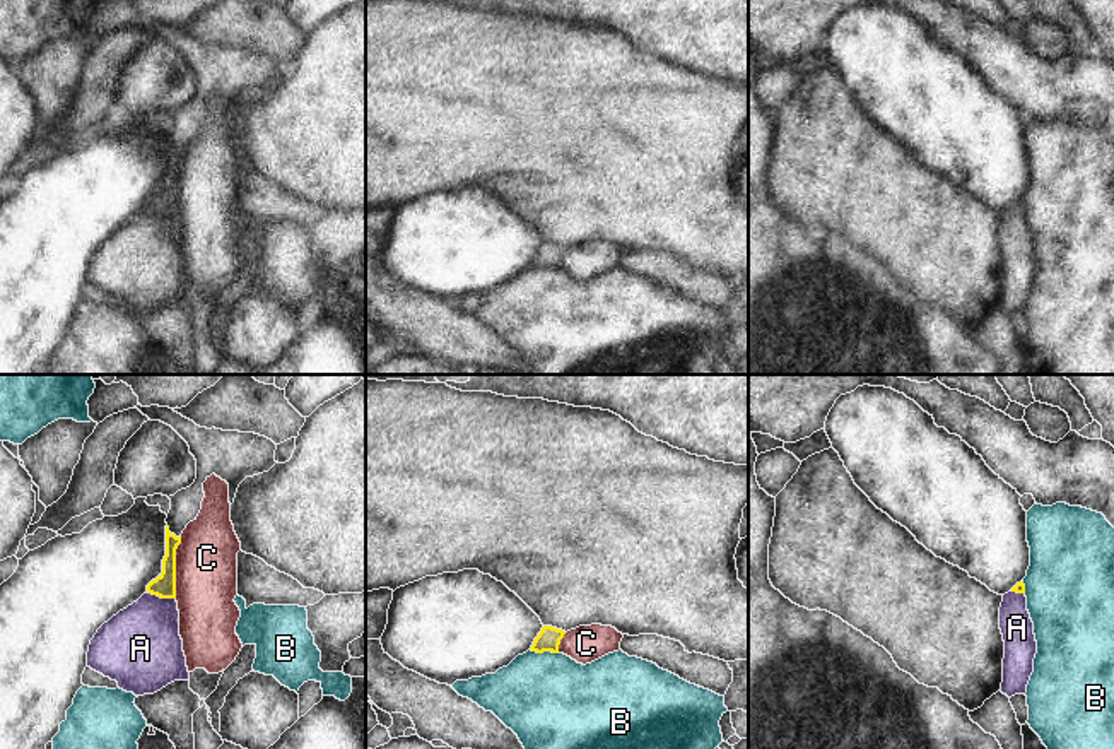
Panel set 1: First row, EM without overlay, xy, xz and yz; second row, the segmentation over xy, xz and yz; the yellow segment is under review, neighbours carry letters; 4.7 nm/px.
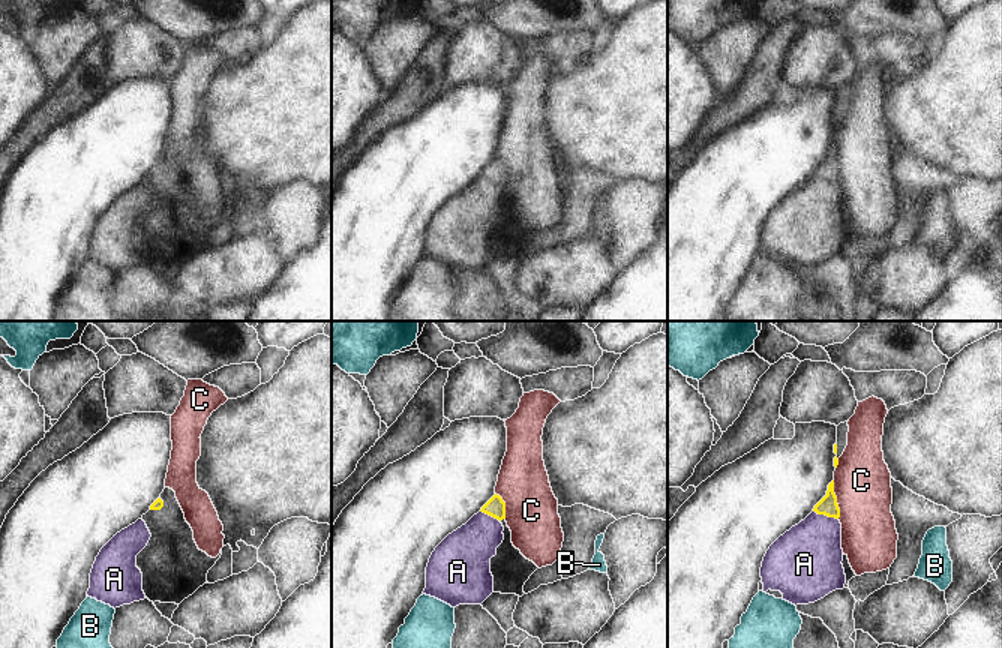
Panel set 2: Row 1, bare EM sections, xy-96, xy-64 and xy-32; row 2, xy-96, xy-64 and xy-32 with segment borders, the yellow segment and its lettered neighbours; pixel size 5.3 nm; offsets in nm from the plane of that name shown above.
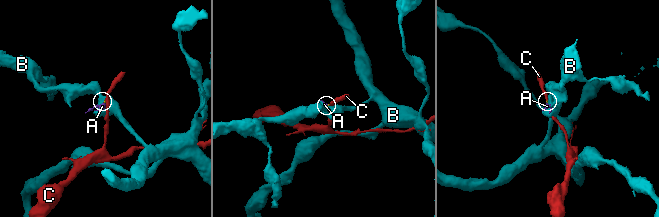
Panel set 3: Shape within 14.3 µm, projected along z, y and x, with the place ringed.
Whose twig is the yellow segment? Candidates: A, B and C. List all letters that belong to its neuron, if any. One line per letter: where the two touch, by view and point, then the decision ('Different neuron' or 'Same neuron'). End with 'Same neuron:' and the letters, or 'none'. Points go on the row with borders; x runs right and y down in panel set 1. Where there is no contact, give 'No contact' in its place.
A: Touches yellow at xy (161, 597). Same neuron
B: Touches yellow at xz (544, 650). Different neuron
C: Touches yellow at xy (175, 566). Different neuron
Same neuron: A.

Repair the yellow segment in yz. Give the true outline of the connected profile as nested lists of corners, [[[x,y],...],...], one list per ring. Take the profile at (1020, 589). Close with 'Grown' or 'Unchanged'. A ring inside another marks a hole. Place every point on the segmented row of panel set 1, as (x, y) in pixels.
[[[1023,581],[1003,595],[1000,607],[1000,629],[1005,641],[1001,693],[1008,698],[1025,694],[1034,672],[1037,641],[1034,622],[1027,610]]]. Grown.

